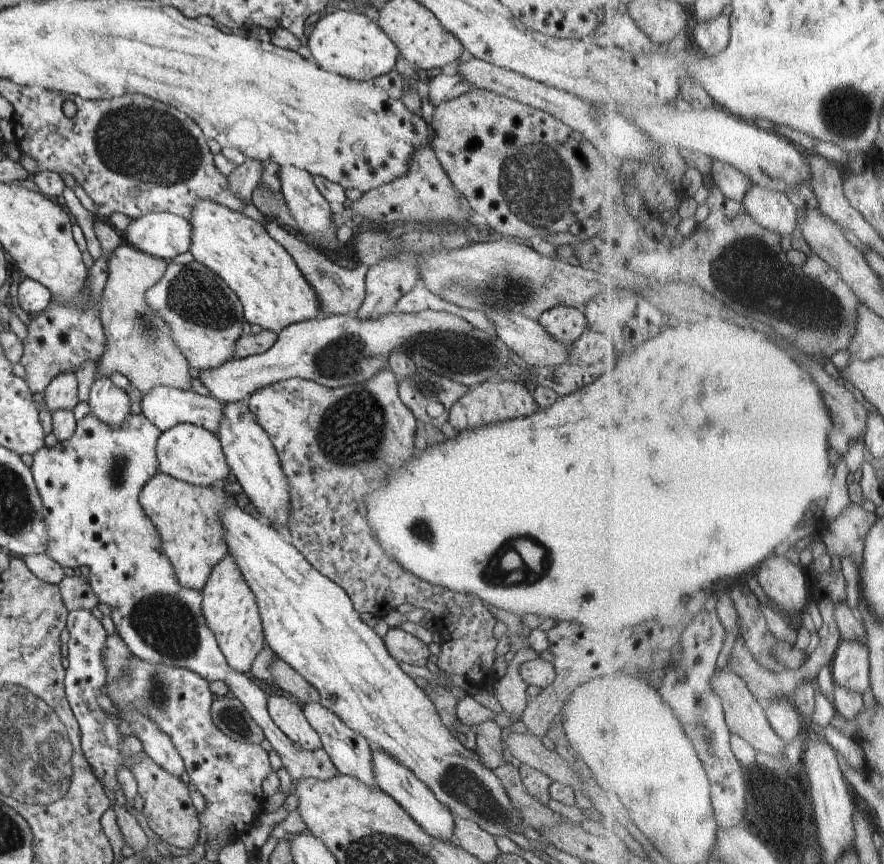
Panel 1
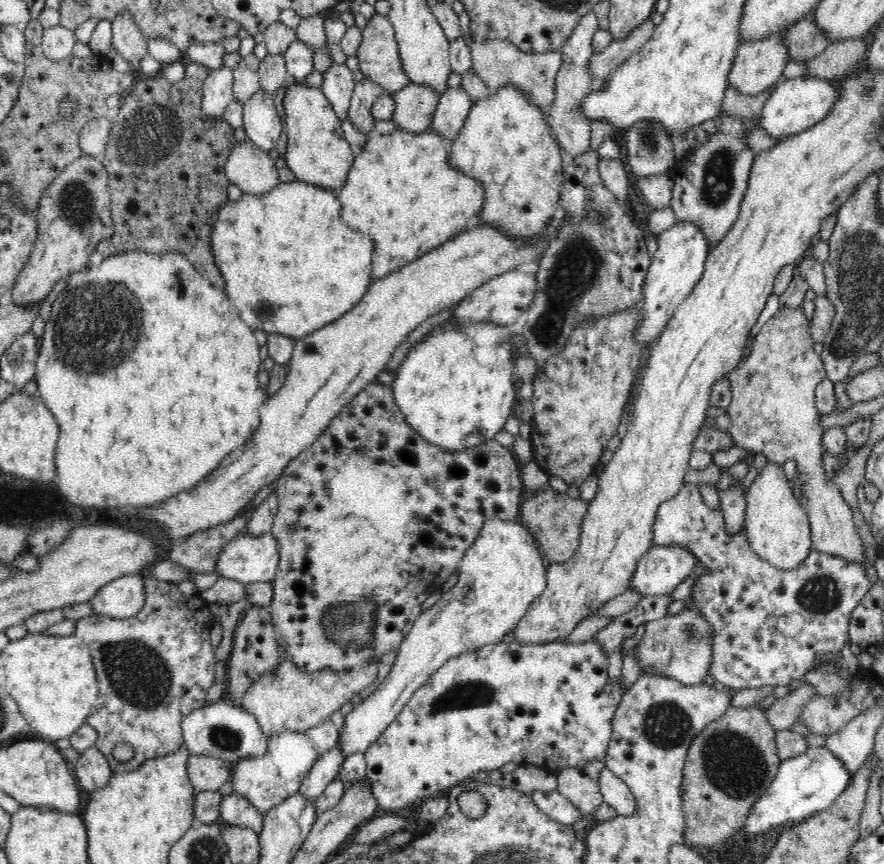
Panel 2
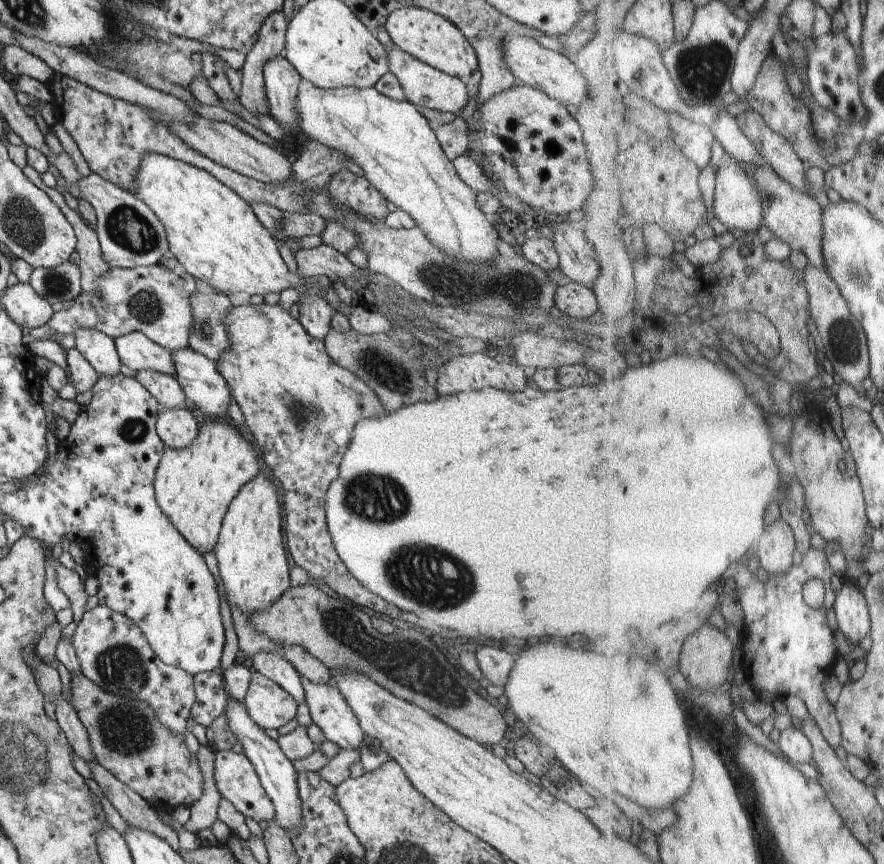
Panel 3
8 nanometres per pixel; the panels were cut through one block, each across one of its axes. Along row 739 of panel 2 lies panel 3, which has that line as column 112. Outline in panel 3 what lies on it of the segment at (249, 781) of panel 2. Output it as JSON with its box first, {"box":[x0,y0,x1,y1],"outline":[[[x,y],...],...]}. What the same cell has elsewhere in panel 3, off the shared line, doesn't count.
{"box":[47,265,196,352],"outline":[[[164,265],[110,268],[95,281],[98,292],[81,293],[65,311],[55,312],[47,326],[52,334],[72,333],[78,328],[94,328],[113,339],[129,332],[144,332],[150,340],[170,352],[188,348],[192,326],[190,294],[196,292],[196,278],[186,272],[179,276]]]}

